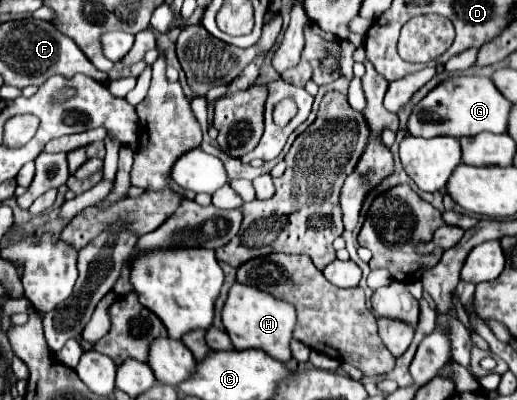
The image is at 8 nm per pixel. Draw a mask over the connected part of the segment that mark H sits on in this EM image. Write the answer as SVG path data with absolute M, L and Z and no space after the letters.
M235 282L229 290L229 298L223 306L221 318L223 318L223 326L225 326L227 334L231 336L235 350L259 348L259 350L265 350L267 354L271 354L273 358L277 358L281 362L293 360L289 344L291 344L293 330L297 324L297 312L289 302L277 300L271 294L261 292L253 286L243 286L243 284Z

